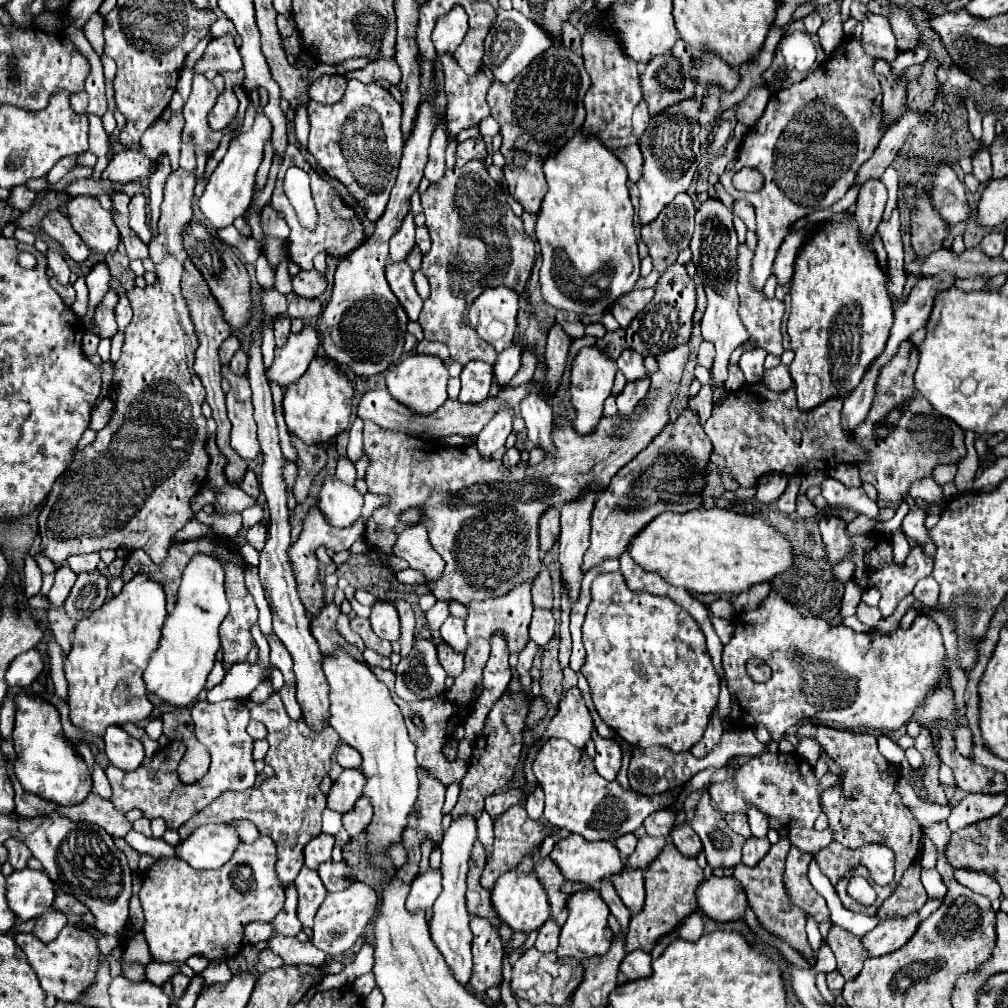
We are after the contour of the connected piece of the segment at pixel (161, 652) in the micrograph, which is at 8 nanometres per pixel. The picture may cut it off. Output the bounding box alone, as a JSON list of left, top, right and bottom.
[144,554,228,708]

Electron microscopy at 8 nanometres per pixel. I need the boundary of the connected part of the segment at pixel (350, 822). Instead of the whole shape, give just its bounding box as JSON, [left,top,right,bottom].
[342,796,372,840]

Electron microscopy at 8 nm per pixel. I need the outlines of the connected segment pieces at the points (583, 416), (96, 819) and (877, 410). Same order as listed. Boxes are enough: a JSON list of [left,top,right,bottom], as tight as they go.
[[570,346,616,434],[56,792,132,838],[854,340,966,502]]

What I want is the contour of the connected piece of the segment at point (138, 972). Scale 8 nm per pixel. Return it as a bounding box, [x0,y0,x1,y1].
[120,960,146,982]

